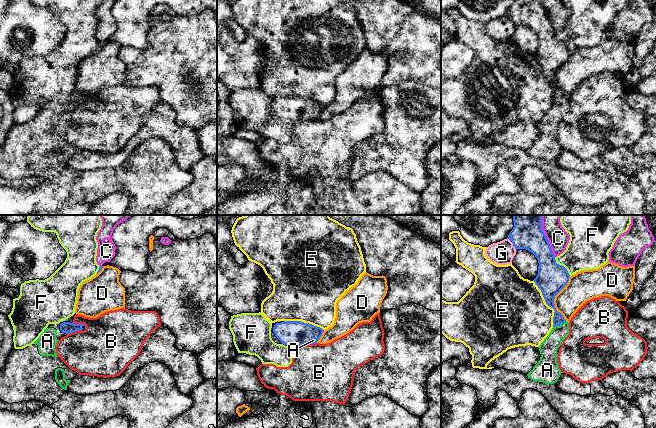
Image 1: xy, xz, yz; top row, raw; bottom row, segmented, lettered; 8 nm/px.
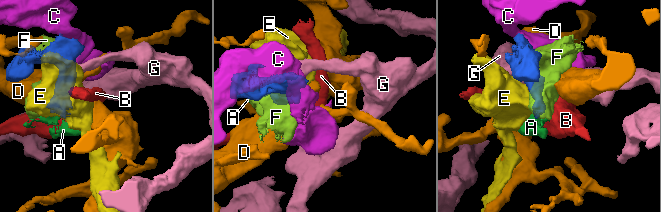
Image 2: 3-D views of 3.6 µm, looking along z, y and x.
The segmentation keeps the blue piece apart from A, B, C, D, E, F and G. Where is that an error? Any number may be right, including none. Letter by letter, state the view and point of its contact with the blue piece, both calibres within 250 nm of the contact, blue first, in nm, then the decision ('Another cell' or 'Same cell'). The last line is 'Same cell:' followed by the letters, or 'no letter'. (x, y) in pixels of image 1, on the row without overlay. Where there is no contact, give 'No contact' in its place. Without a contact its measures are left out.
A: Touches blue at yz (559, 100). Thickness 100 nm (blue) against 140 nm. Same cell
B: Touches blue at xz (306, 120). Thickness 190 nm (blue) against 460 nm. Another cell
C: Touches blue at yz (547, 16). Thickness 220 nm (blue) against 160 nm. Another cell
D: Touches blue at yz (554, 74). Thickness 240 nm (blue) against 240 nm. Another cell
E: Touches blue at yz (547, 80). Thickness 240 nm (blue) against 480 nm. Another cell
F: Touches blue at yz (561, 41). Thickness 240 nm (blue) against 320 nm. Another cell
G: Touches blue at yz (513, 20). Thickness 220 nm (blue) against 190 nm. Another cell
Same cell: A

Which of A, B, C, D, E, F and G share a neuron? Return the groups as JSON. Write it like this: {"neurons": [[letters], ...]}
{"neurons": [["A"], ["B"], ["C"], ["D"], ["E"], ["F"], ["G"]]}

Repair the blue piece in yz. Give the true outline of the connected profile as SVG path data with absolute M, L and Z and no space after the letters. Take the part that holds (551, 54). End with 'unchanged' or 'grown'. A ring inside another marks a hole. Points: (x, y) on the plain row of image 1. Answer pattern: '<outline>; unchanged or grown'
M514 0L508 15L515 25L526 25L538 36L538 50L533 56L541 66L546 80L554 85L553 104L540 120L540 136L527 150L533 157L556 159L561 151L557 139L557 125L569 111L569 98L555 84L555 72L567 61L570 51L567 45L556 39L550 19L542 6L542 0Z; grown

